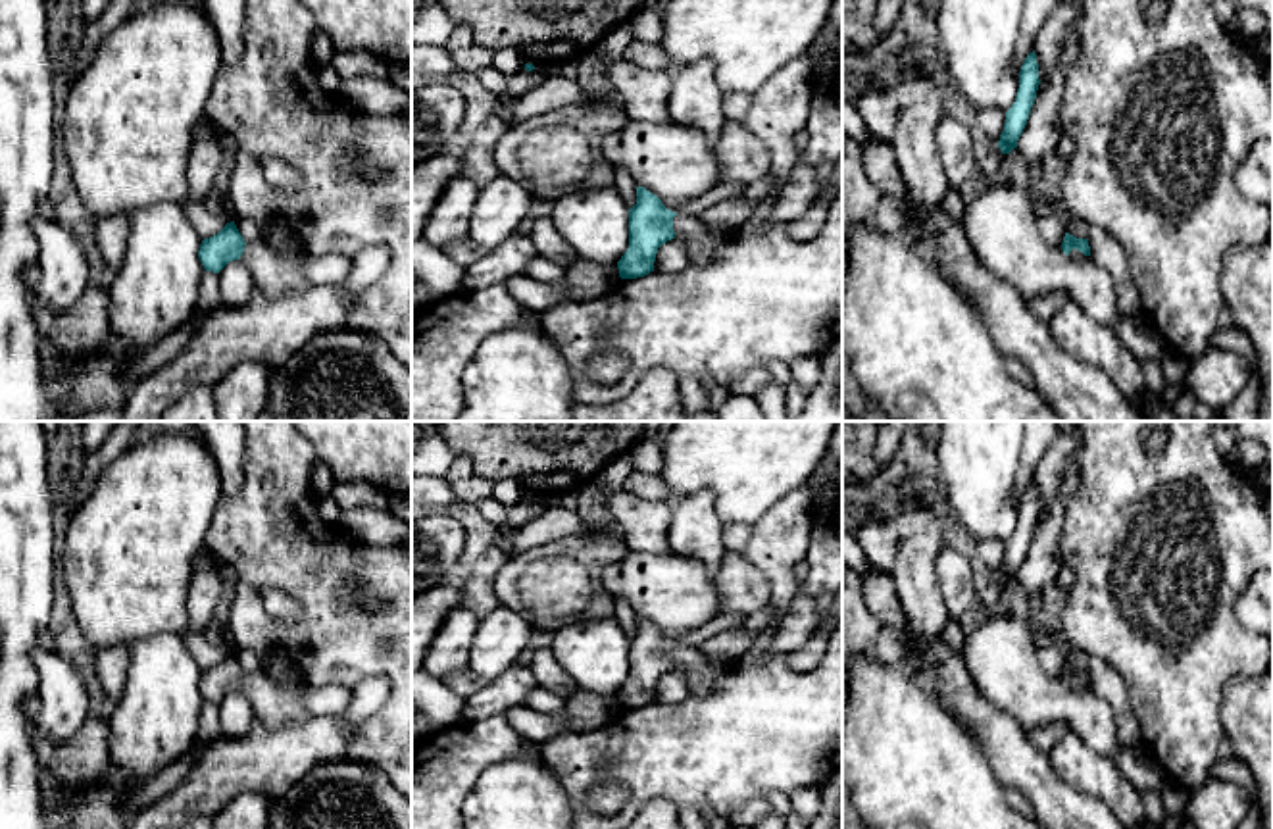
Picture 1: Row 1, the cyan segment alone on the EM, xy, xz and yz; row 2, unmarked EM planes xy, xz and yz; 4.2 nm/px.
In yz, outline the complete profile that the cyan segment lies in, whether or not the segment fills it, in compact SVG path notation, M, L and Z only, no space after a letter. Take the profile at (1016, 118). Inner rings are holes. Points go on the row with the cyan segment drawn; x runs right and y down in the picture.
M1033 50L1021 65L1015 102L1006 112L1004 131L998 140L998 148L1002 150L1002 154L1010 154L1013 148L1017 148L1017 140L1027 125L1031 108L1035 104L1038 85L1038 63Z

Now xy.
M235 221L204 239L198 258L204 269L213 273L233 260L242 260L256 290L271 298L312 285L340 283L352 267L352 258L340 254L298 258L273 250L265 240L246 244Z

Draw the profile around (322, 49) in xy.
M319 29L319 33L310 44L310 52L319 63L329 63L337 50L329 35L323 29Z

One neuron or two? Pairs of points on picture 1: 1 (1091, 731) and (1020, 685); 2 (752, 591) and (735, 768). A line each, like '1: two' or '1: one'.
1: one
2: two

